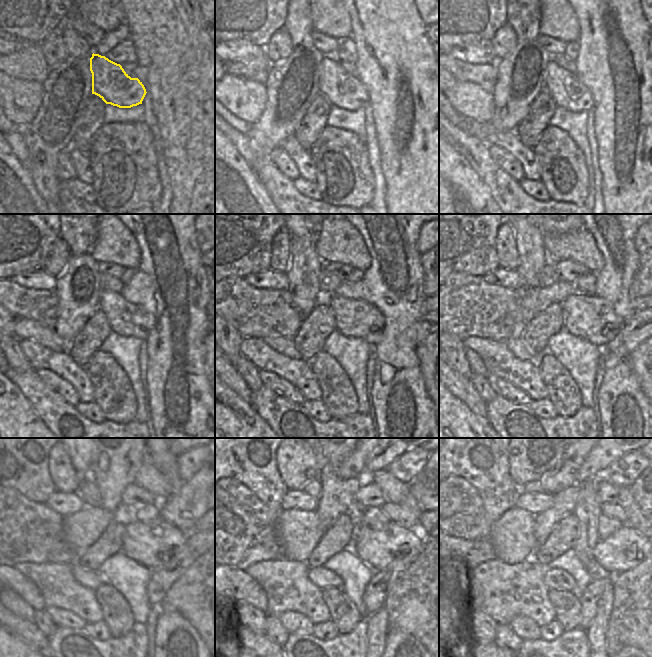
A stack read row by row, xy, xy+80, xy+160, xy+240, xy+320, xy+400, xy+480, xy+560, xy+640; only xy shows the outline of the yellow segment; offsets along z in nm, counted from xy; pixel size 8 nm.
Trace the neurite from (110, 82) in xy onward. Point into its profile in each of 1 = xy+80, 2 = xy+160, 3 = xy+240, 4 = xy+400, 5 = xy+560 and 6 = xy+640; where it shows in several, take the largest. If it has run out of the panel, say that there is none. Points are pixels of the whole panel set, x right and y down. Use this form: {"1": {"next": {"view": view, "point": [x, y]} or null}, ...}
{"1": {"next": {"view": "xy+80", "point": [342, 89]}}, "2": {"next": {"view": "xy+160", "point": [566, 90]}}, "3": {"next": {"view": "xy+240", "point": [125, 318]}}, "4": {"next": {"view": "xy+400", "point": [591, 318]}}, "5": {"next": {"view": "xy+560", "point": [379, 549]}}, "6": {"next": {"view": "xy+640", "point": [625, 549]}}}

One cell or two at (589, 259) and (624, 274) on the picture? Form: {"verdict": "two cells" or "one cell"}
{"verdict": "two cells"}

